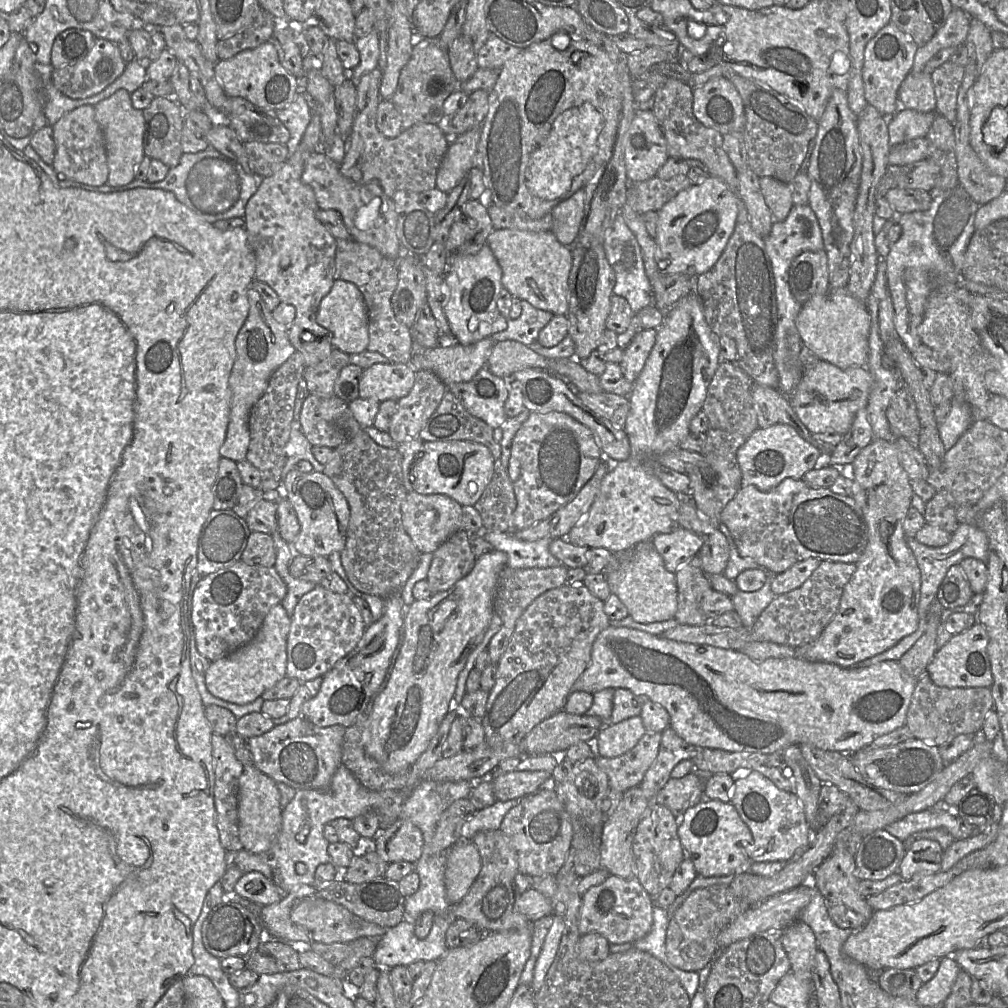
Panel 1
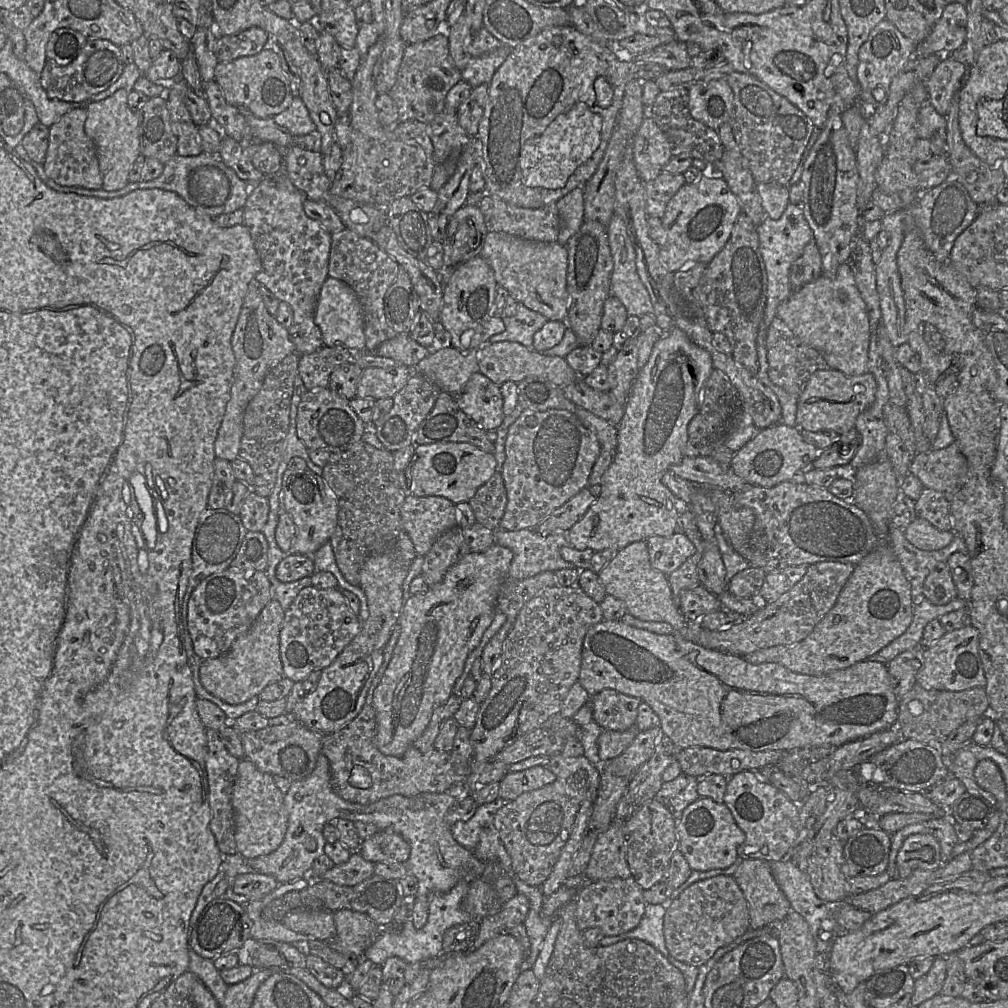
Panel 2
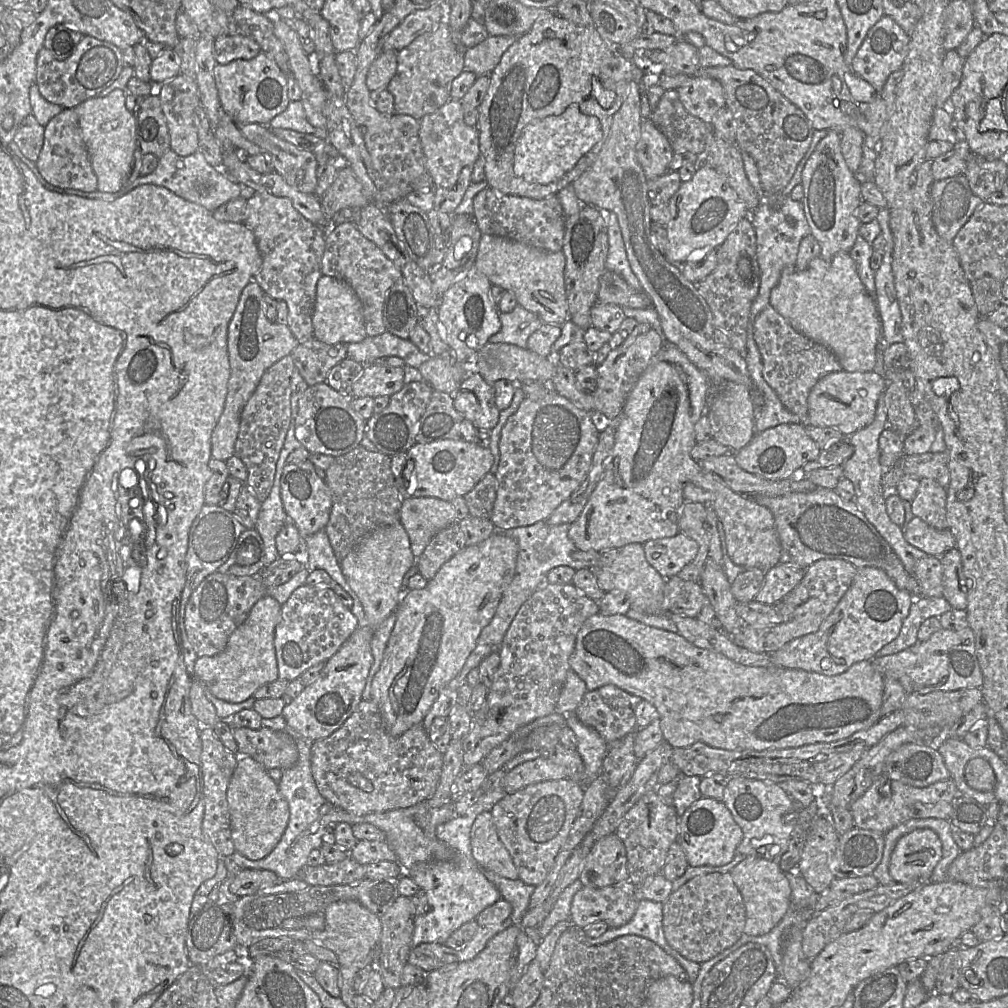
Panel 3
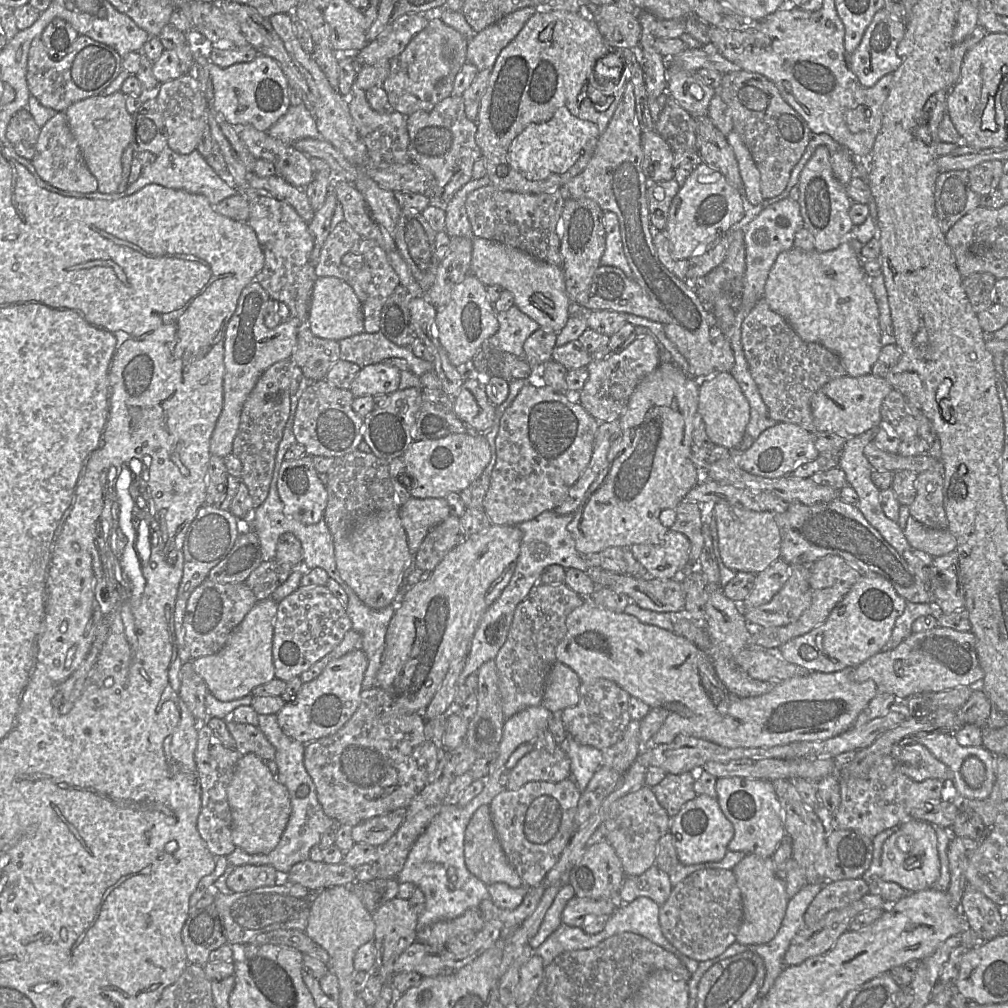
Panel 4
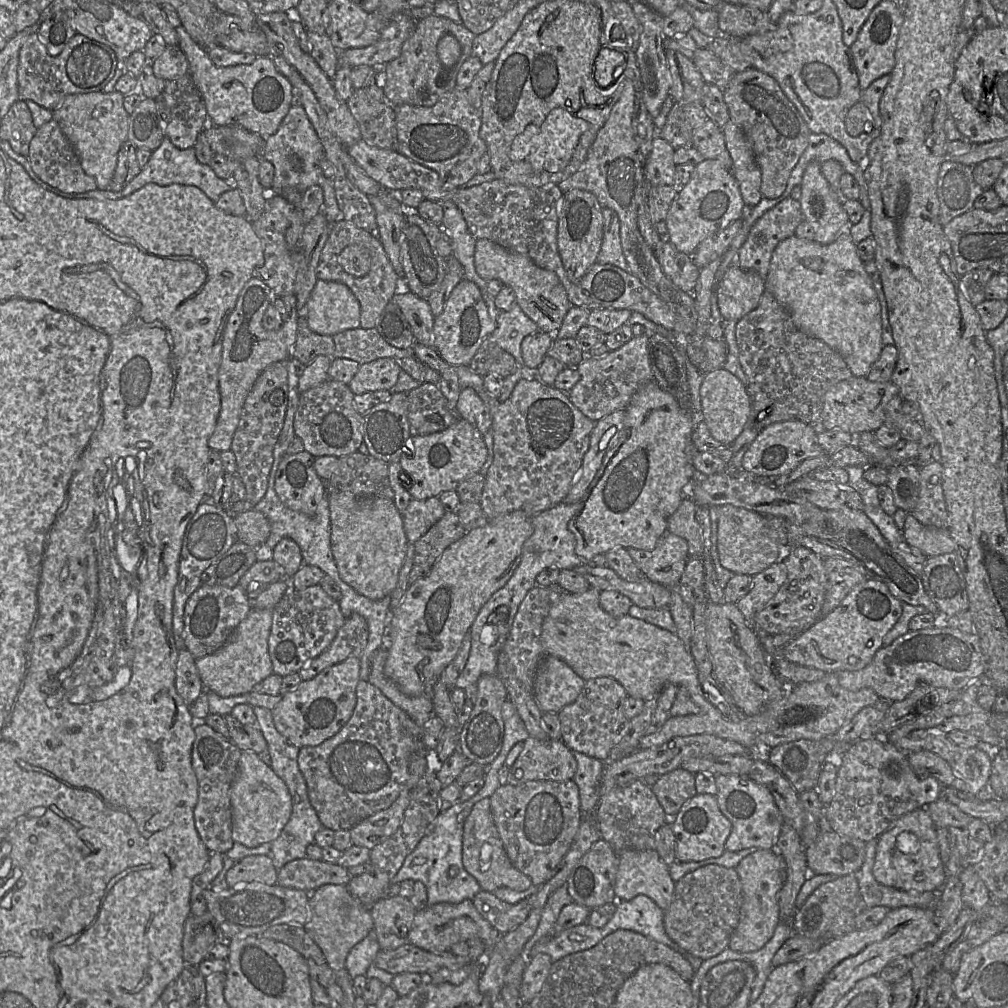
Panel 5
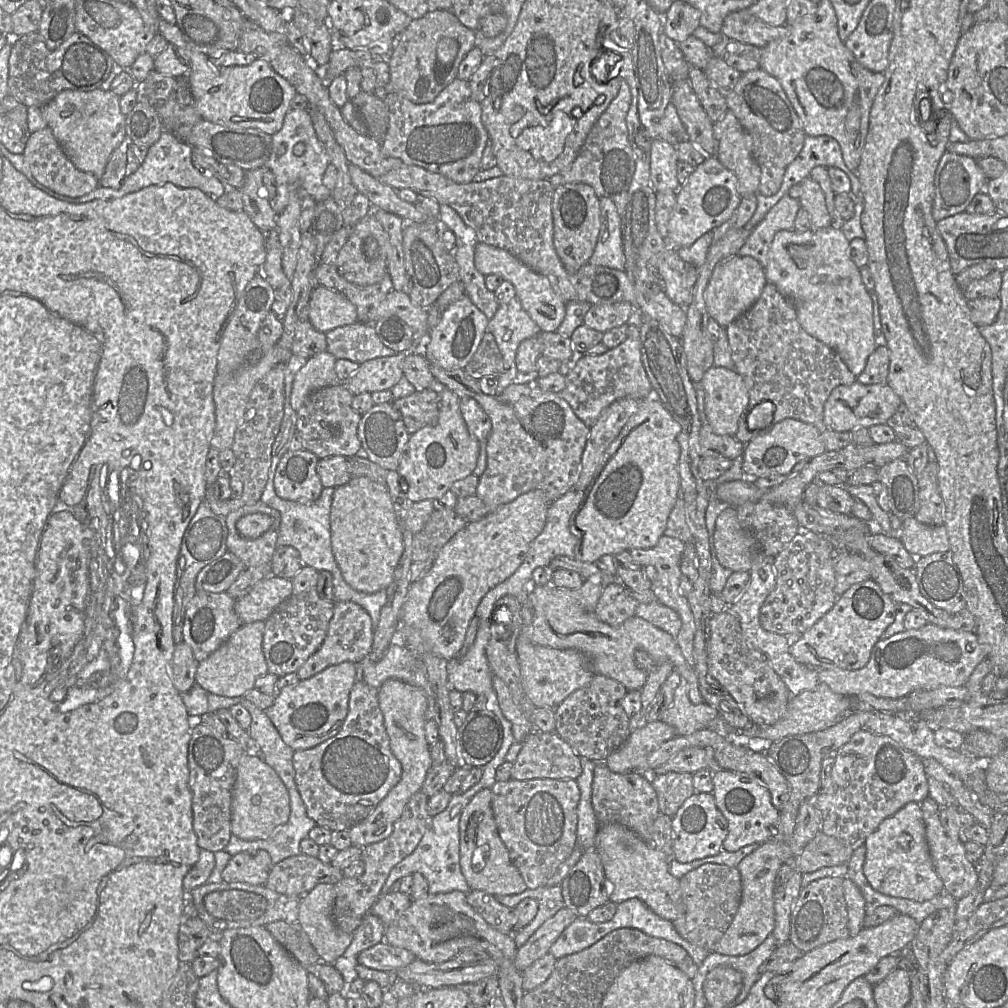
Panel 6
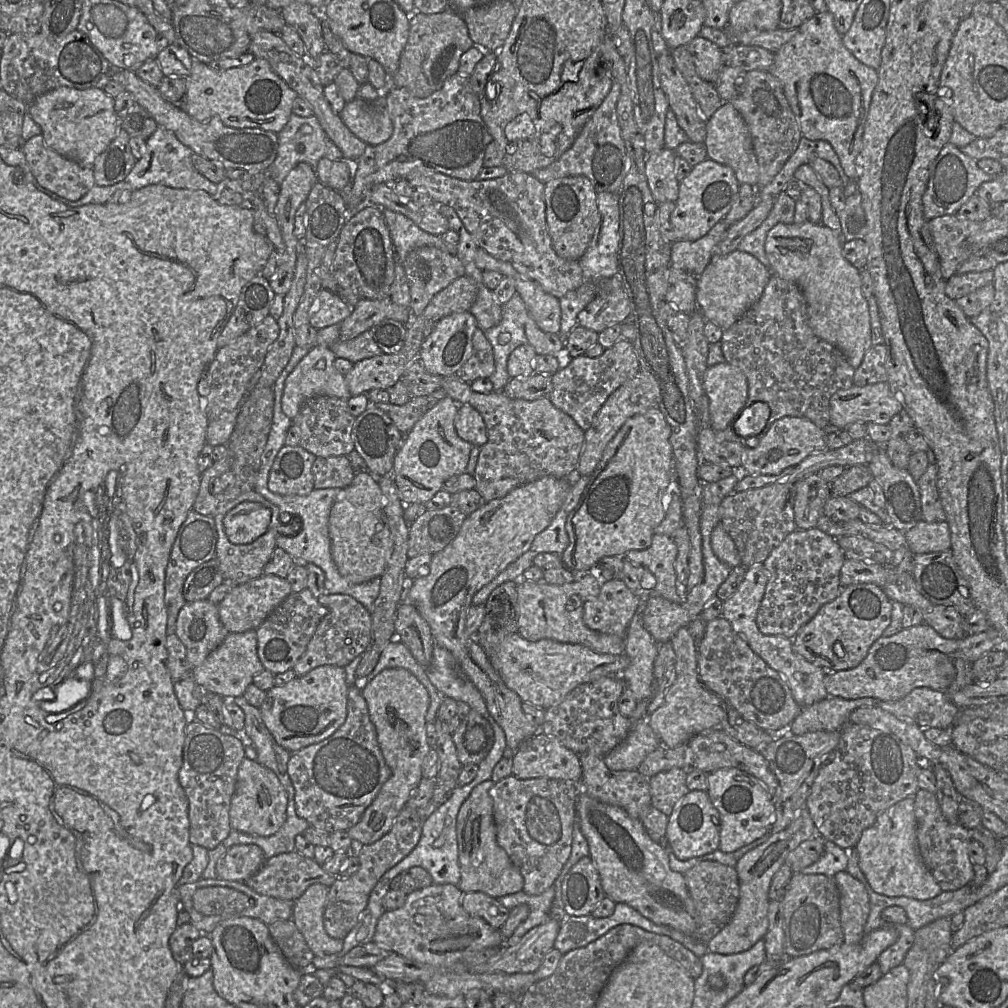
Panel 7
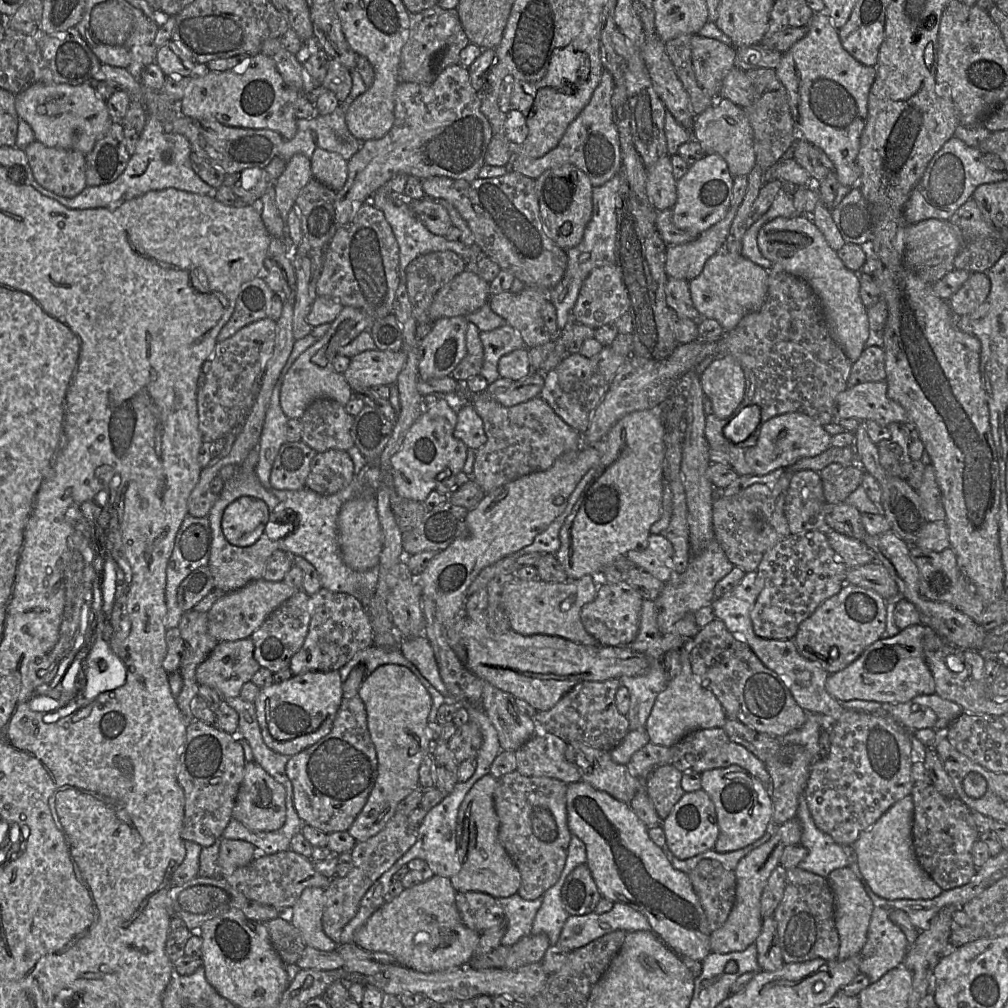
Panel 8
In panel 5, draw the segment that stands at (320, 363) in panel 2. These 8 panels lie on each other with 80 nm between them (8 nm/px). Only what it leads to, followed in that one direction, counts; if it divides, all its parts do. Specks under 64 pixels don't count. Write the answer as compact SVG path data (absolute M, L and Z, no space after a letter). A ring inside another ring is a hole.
M305 316L298 318L297 339L291 350L291 357L307 366L317 356L328 356L333 359L334 351L335 344L332 336L313 332Z

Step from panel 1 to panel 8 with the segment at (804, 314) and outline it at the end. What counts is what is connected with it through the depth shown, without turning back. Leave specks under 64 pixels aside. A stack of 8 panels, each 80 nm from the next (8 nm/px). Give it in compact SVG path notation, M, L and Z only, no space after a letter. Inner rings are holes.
M808 215L777 217L767 222L759 230L757 243L765 258L811 286L821 302L830 336L850 361L856 362L866 348L869 337L868 308L860 297L859 272L849 270L844 265Z

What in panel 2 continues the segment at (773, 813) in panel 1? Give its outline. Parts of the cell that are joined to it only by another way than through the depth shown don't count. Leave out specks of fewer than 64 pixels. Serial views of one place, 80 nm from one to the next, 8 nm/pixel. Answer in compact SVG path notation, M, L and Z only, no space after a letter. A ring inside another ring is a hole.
M744 771L731 776L723 803L745 833L745 841L737 849L741 860L781 861L798 837L801 803L790 800L767 780L762 780L756 771Z

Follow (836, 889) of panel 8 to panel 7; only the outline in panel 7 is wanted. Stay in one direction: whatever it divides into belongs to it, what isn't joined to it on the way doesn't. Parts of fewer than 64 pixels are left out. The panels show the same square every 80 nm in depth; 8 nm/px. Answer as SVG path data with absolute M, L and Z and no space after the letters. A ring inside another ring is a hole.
M846 870L836 873L833 878L839 890L840 923L843 930L843 942L849 945L857 944L865 935L864 927L870 911L869 896L864 885Z

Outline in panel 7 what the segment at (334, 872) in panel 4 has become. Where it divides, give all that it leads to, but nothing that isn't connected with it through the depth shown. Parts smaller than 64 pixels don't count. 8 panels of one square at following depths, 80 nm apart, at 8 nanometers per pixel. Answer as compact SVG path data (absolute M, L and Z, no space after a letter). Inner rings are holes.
M297 851L282 853L265 860L260 870L245 884L256 893L282 900L296 901L313 884L331 886L337 875L326 872L313 858L304 857Z

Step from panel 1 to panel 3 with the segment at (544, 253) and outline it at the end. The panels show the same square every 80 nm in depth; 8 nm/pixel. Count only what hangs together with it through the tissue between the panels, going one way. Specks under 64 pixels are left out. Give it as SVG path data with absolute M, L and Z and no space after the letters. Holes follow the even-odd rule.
M482 234L474 266L492 285L512 292L517 303L536 314L544 324L562 326L568 320L565 263L562 250L547 252L508 238Z

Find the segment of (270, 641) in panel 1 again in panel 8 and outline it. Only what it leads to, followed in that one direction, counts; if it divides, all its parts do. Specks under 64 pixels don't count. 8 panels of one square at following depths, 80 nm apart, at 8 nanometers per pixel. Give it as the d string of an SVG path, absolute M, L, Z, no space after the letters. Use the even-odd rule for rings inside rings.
M251 638L222 641L197 667L196 681L215 689L224 698L239 697L243 685L251 681L260 667L254 658Z

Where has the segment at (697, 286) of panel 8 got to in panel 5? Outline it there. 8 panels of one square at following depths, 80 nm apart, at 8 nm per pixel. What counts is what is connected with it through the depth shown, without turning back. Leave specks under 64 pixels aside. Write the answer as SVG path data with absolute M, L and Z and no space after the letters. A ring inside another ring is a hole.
M732 265L720 281L716 293L724 321L739 321L754 310L765 291L765 280L756 272Z

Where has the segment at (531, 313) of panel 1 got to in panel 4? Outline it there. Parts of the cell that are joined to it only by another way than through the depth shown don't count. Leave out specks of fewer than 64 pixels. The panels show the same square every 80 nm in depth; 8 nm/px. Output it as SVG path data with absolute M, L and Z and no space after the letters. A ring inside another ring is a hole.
M513 305L507 311L496 313L499 323L498 331L487 339L495 348L524 359L523 344L525 340L540 327L520 309Z

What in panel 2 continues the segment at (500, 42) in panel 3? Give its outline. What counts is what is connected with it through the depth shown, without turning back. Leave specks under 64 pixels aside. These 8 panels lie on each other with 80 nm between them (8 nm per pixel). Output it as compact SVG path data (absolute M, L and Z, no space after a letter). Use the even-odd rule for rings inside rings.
M502 46L492 52L470 59L462 70L462 80L468 82L471 87L481 84L489 84L496 70L506 60L511 48Z

